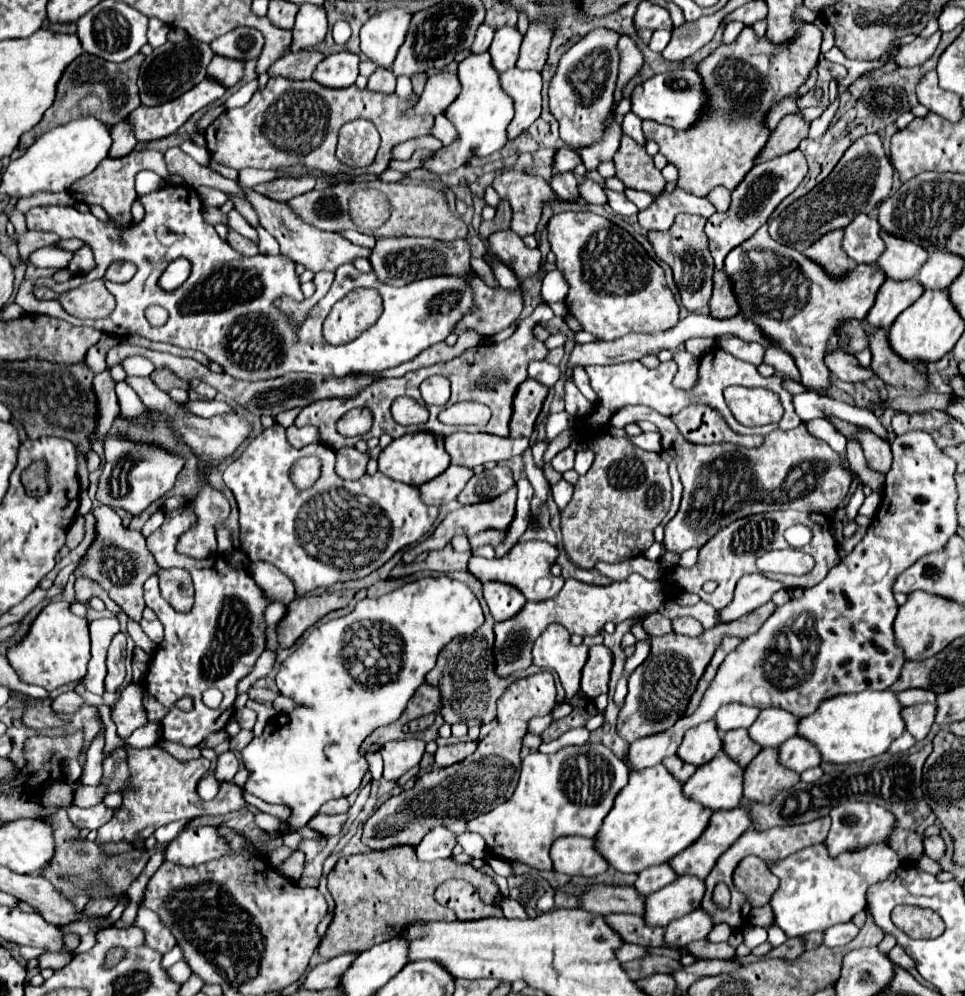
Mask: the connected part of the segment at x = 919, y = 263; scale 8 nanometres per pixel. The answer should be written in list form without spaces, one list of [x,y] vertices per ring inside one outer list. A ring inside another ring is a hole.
[[[881,231],[881,239],[885,241],[887,249],[877,263],[885,271],[885,275],[891,279],[897,279],[897,281],[913,279],[929,257],[929,253],[923,247],[911,241],[899,239],[895,235],[889,235],[885,231]]]

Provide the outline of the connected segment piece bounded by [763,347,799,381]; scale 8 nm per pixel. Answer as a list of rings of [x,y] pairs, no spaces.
[[[775,347],[775,349],[767,349],[767,351],[765,351],[763,361],[765,361],[767,365],[773,365],[779,373],[787,375],[789,379],[799,381],[799,371],[797,371],[797,365],[793,363],[793,357],[791,357],[787,351],[777,351],[777,347]]]

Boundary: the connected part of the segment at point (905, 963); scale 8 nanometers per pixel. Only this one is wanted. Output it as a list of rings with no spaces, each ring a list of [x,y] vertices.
[[[895,945],[893,949],[891,949],[891,953],[889,953],[893,959],[893,963],[897,963],[897,965],[901,965],[903,969],[911,969],[911,967],[915,967],[915,963],[913,963],[913,959],[905,953],[905,949],[901,949],[899,945]]]

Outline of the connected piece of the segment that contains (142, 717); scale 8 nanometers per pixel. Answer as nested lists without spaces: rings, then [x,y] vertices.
[[[131,683],[123,693],[119,703],[113,707],[111,717],[117,725],[121,739],[127,739],[137,727],[143,727],[147,721],[147,711],[143,707],[143,693],[137,683]]]

